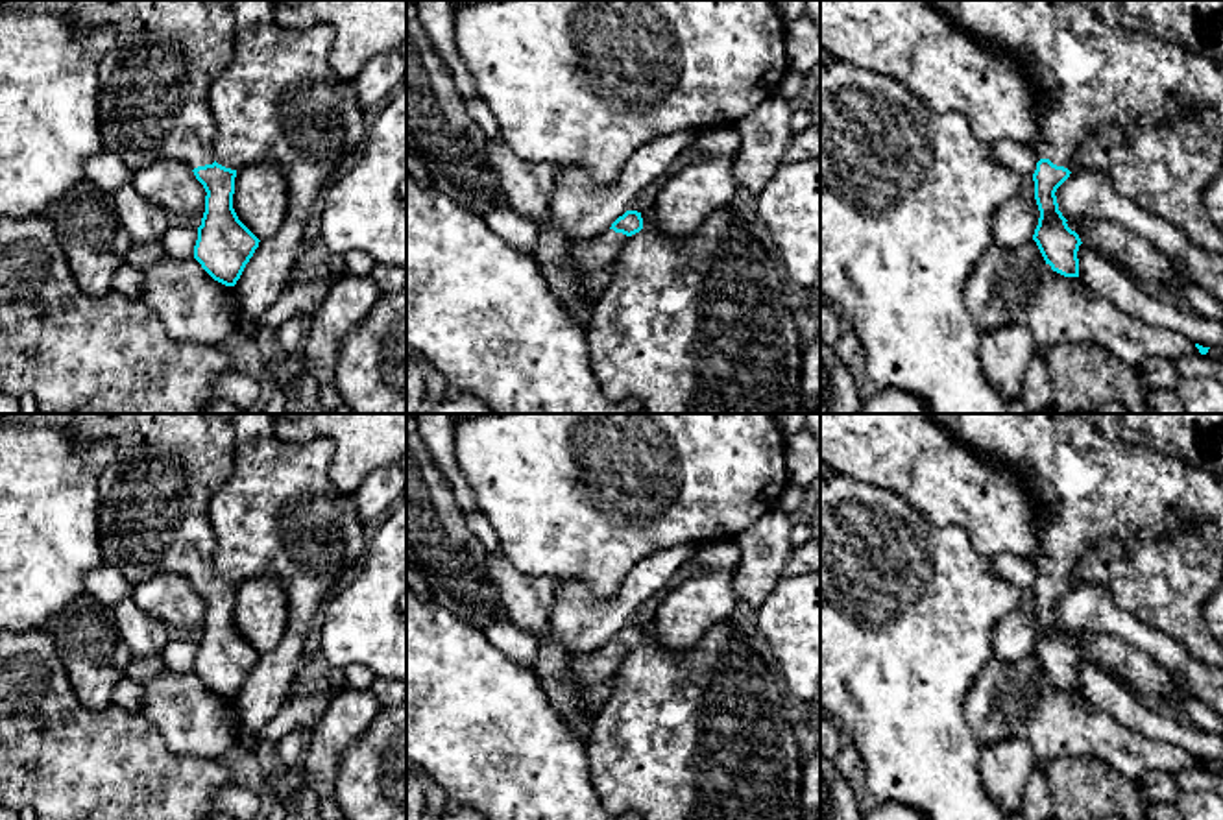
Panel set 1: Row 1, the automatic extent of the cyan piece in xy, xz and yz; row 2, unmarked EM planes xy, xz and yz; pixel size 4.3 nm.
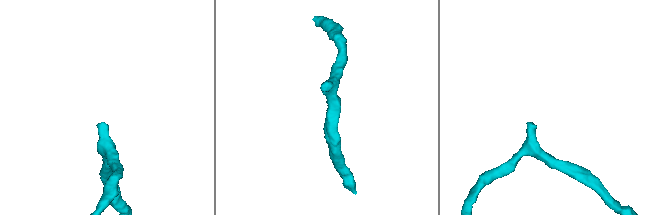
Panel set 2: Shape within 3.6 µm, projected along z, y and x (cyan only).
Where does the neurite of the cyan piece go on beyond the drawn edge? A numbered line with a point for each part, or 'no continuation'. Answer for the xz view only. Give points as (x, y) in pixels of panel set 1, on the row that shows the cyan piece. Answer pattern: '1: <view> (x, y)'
1: xz (564, 263)

